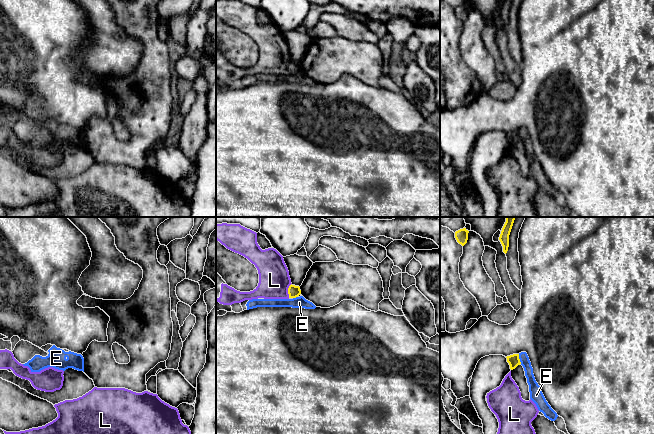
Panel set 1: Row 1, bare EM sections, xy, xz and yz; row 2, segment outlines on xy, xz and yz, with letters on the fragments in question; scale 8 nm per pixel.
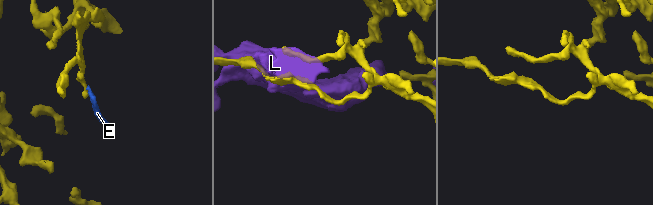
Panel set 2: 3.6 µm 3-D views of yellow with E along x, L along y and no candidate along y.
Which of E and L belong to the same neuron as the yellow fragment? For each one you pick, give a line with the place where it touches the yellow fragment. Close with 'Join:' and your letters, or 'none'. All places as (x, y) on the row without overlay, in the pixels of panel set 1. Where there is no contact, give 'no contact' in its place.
Join: none

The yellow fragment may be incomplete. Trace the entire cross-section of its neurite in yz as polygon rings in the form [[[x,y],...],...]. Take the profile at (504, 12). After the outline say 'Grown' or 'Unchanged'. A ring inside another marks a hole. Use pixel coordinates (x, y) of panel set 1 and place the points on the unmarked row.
[[[504,0],[499,16],[503,22],[503,28],[506,30],[509,23],[509,11],[511,8],[513,0]]]. Unchanged

